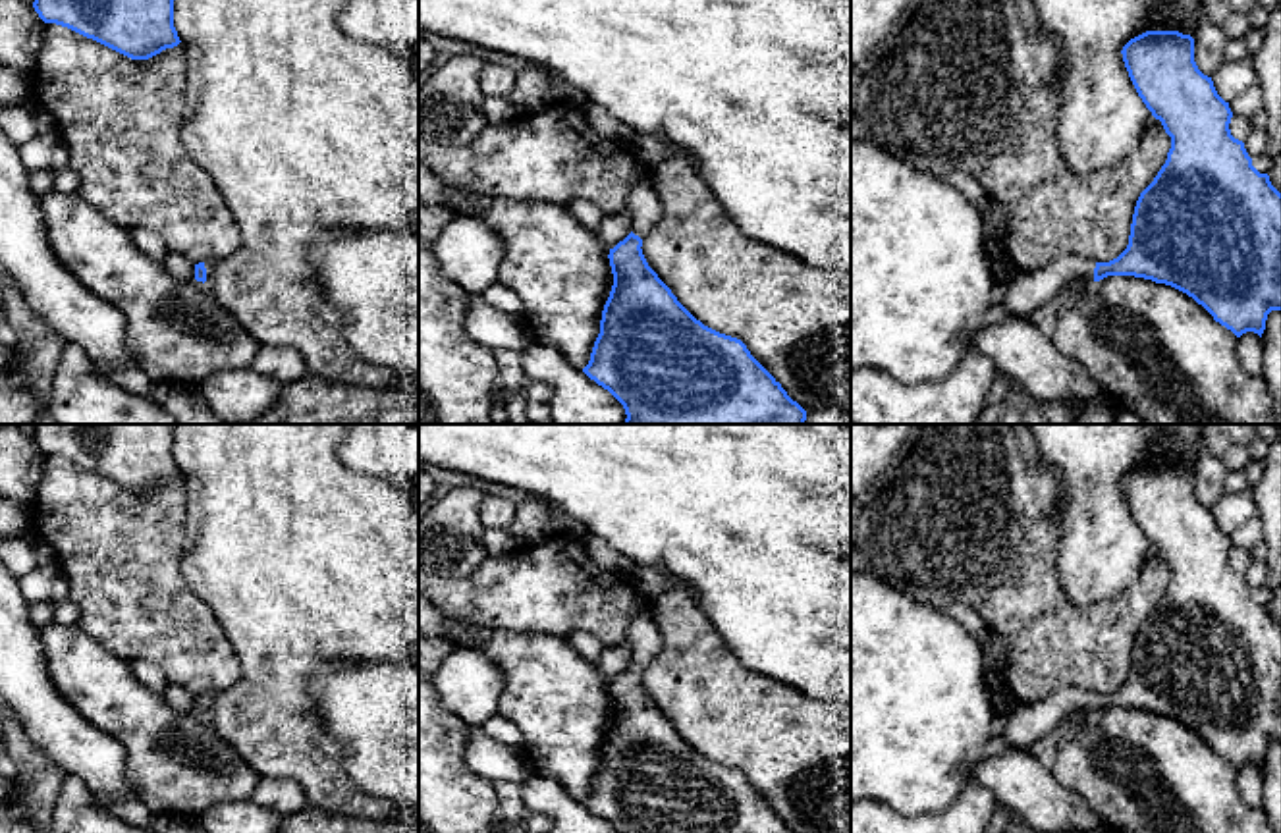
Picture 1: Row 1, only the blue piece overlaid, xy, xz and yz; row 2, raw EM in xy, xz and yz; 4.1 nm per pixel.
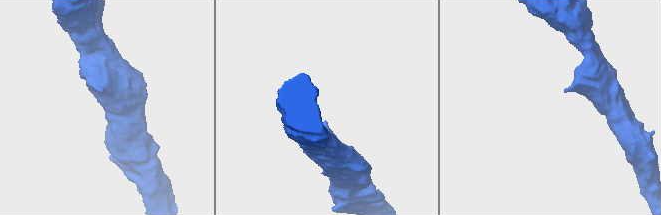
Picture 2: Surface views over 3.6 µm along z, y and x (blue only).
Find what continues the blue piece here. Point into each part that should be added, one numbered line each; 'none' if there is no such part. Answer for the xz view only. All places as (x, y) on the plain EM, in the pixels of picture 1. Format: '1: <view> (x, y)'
1: xz (643, 635)

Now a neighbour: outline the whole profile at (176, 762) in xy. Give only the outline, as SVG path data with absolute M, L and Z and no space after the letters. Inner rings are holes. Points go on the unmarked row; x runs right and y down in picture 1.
M39 627L56 690L127 754L125 773L156 814L201 818L220 802L249 800L260 781L203 713L179 713L143 686L131 663L79 627Z

